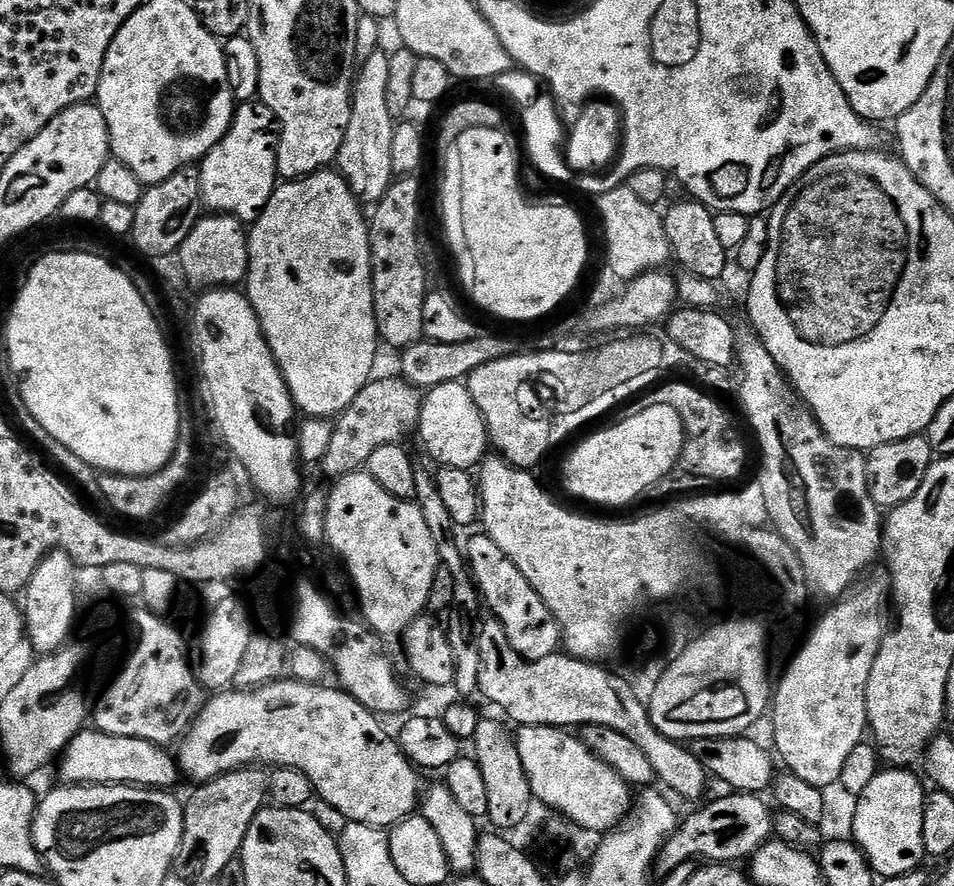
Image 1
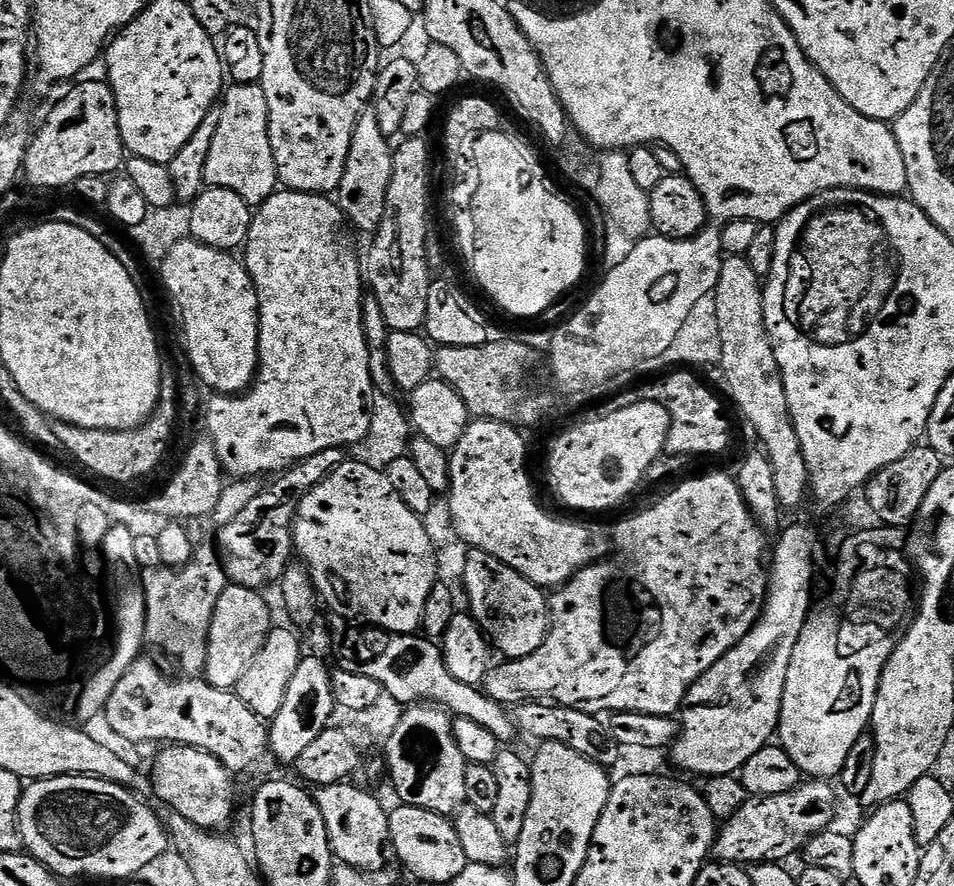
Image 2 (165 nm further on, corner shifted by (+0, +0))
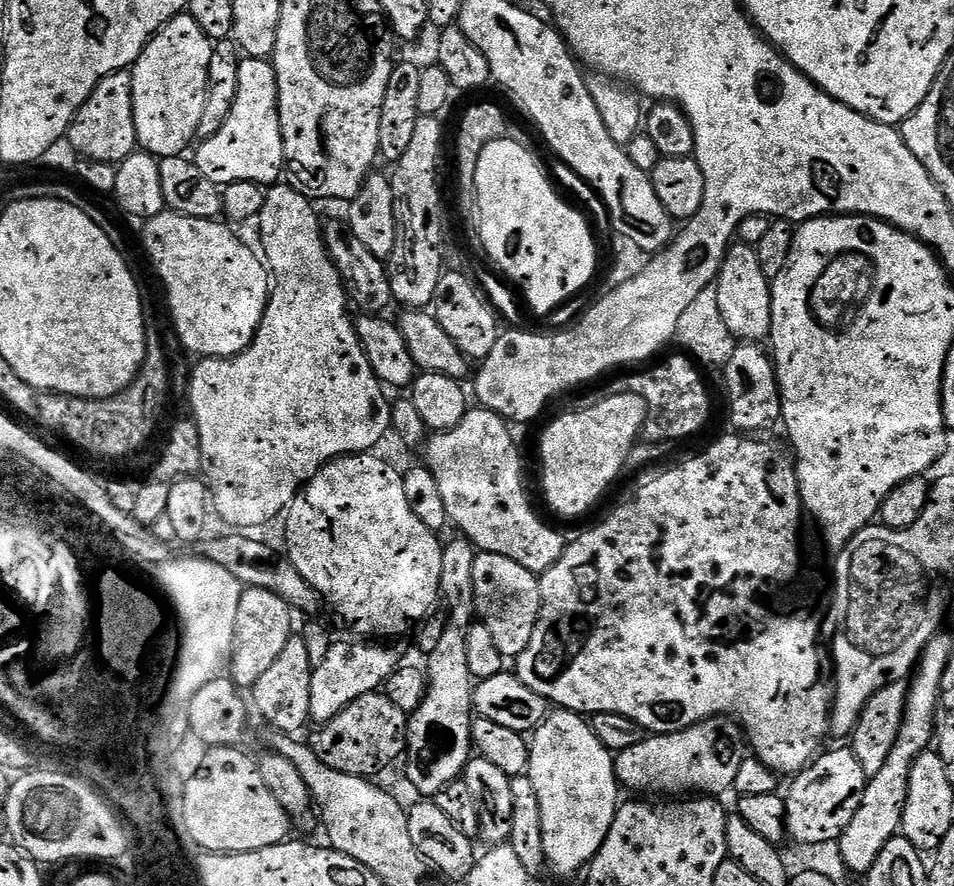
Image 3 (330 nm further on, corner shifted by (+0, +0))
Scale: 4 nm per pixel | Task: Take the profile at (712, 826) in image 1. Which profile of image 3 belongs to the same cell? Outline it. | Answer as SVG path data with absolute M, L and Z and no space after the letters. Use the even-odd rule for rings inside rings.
M851 747L836 748L833 752L825 751L817 755L816 759L795 777L796 780L786 791L784 810L786 813L786 832L789 837L793 836L797 845L814 844L839 840L840 836L850 826L858 806L862 806L862 794L868 785L866 770L862 770L862 762L852 753Z

